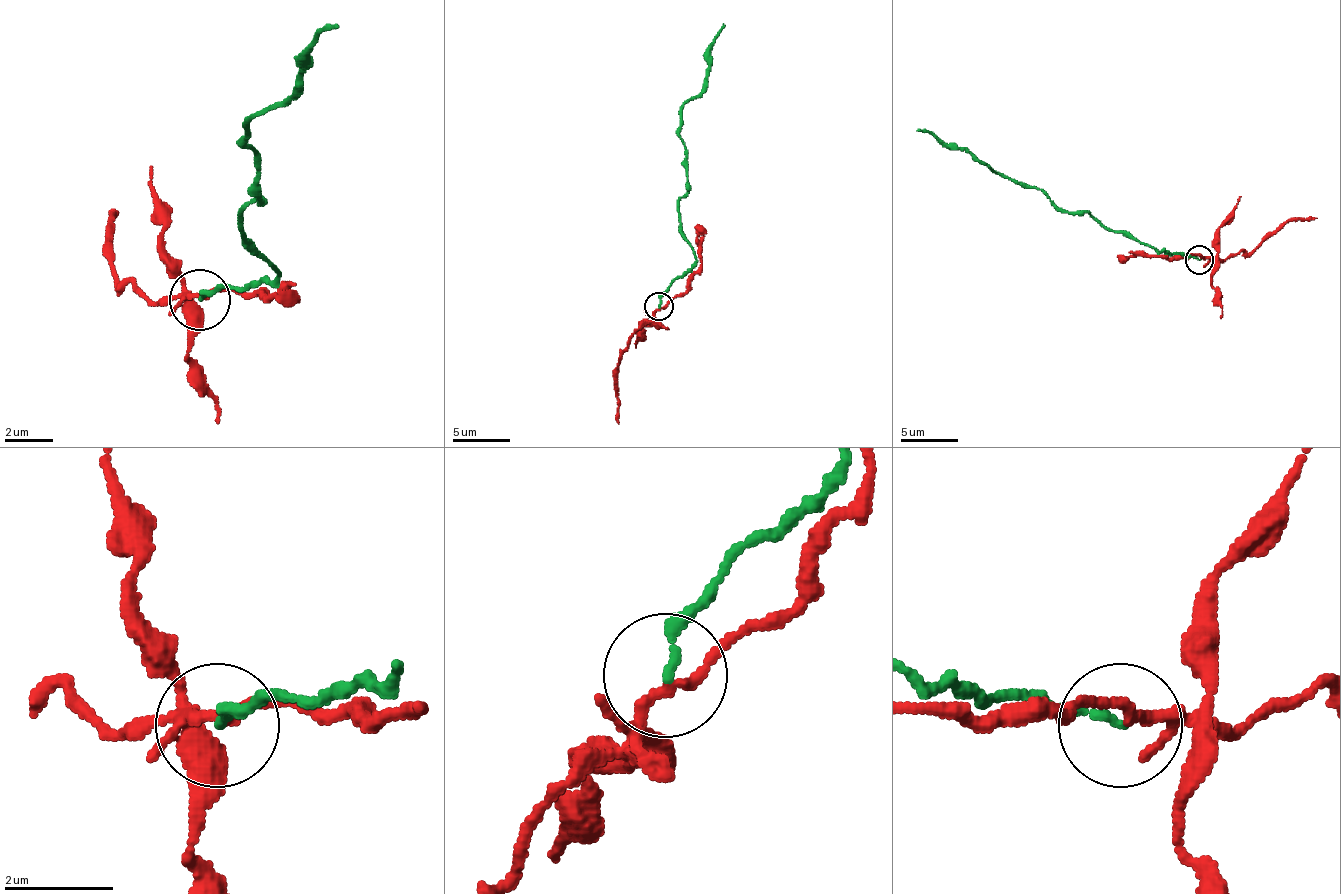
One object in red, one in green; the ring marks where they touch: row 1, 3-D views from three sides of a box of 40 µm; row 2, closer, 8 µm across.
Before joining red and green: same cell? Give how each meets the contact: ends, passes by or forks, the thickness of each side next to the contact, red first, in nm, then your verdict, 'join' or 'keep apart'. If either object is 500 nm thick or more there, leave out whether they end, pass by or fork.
red forks | green ends | 160/140 nm | keep apart

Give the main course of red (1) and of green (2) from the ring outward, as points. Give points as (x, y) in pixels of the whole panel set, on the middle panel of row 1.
1: (658, 308), (629, 340), (620, 357), (618, 423)
2: (658, 305), (695, 262), (678, 211), (686, 170), (678, 127), (681, 107), (704, 87), (706, 47), (724, 24)

